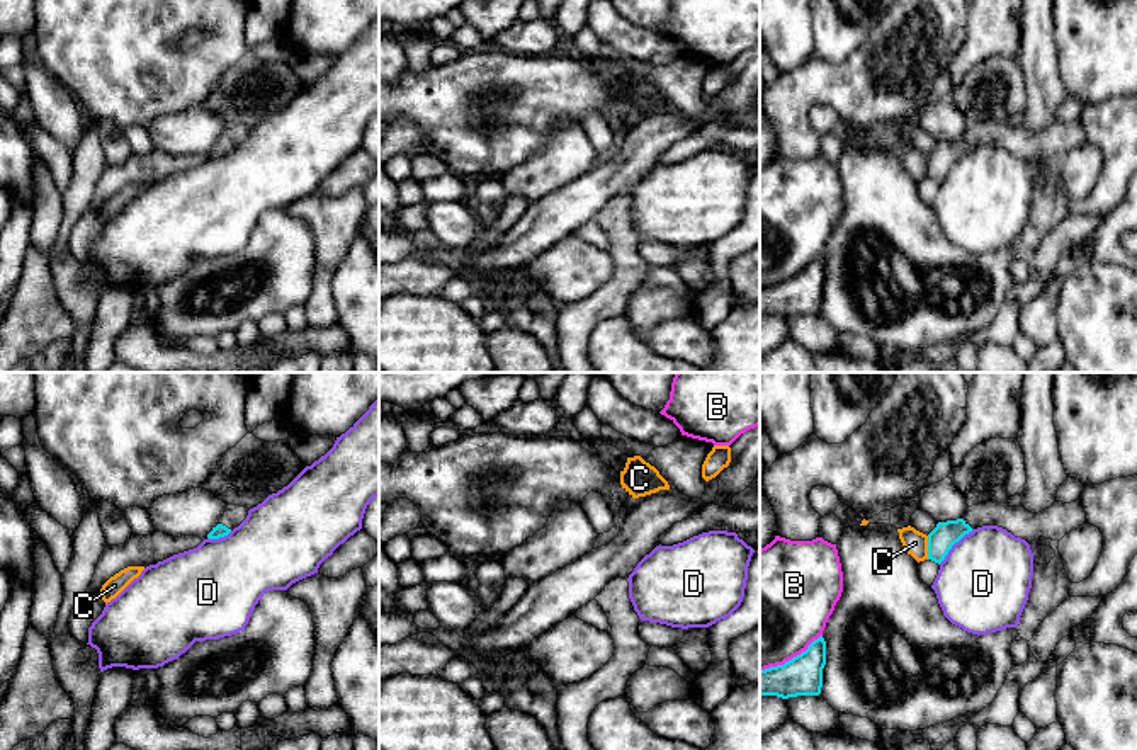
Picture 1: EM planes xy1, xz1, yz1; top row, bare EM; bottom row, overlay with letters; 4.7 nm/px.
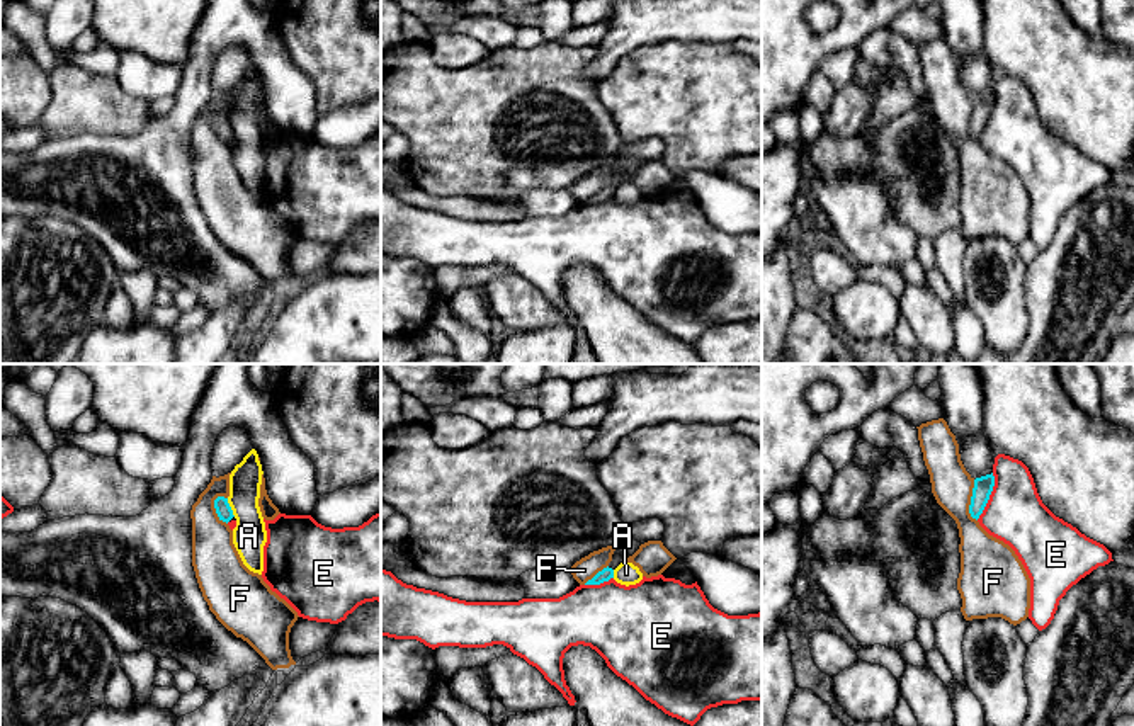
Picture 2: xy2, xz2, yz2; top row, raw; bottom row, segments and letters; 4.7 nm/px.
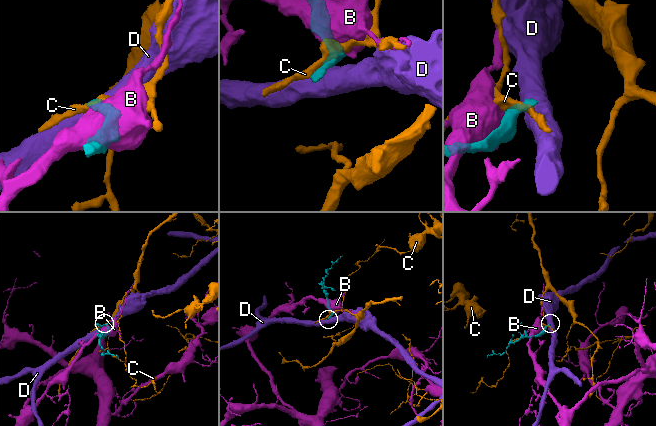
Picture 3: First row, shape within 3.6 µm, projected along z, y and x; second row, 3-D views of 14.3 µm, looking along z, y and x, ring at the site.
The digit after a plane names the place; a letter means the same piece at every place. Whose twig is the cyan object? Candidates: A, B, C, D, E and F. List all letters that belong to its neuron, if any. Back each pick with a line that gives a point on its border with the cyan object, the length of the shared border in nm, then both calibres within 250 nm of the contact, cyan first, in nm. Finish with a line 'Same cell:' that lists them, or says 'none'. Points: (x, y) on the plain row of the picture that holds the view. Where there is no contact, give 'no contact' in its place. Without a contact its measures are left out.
Same cell: none

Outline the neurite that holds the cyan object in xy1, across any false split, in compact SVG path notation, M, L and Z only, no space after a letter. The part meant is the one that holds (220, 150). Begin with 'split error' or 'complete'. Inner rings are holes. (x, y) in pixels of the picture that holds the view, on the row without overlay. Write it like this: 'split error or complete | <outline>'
split error | M228 124L218 145L207 153L209 158L219 158L228 155L235 146L238 146L248 134L248 128L240 124Z

